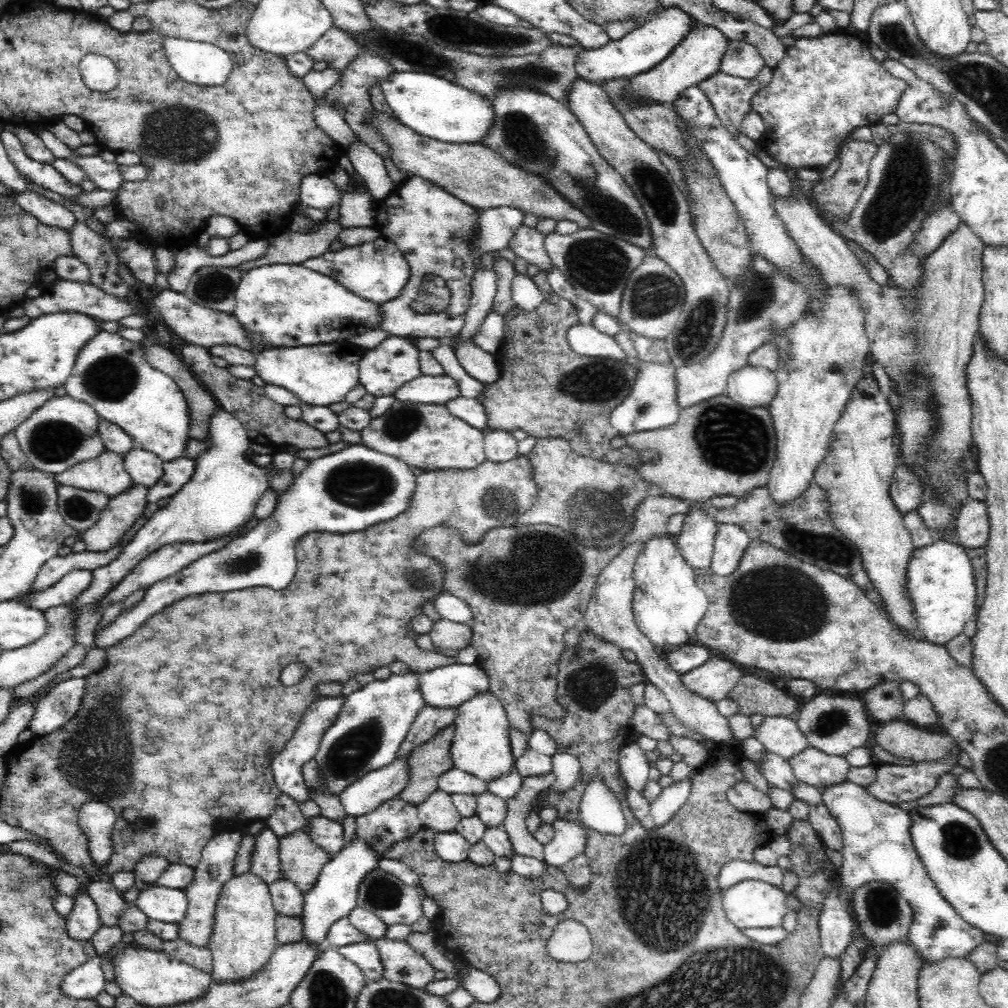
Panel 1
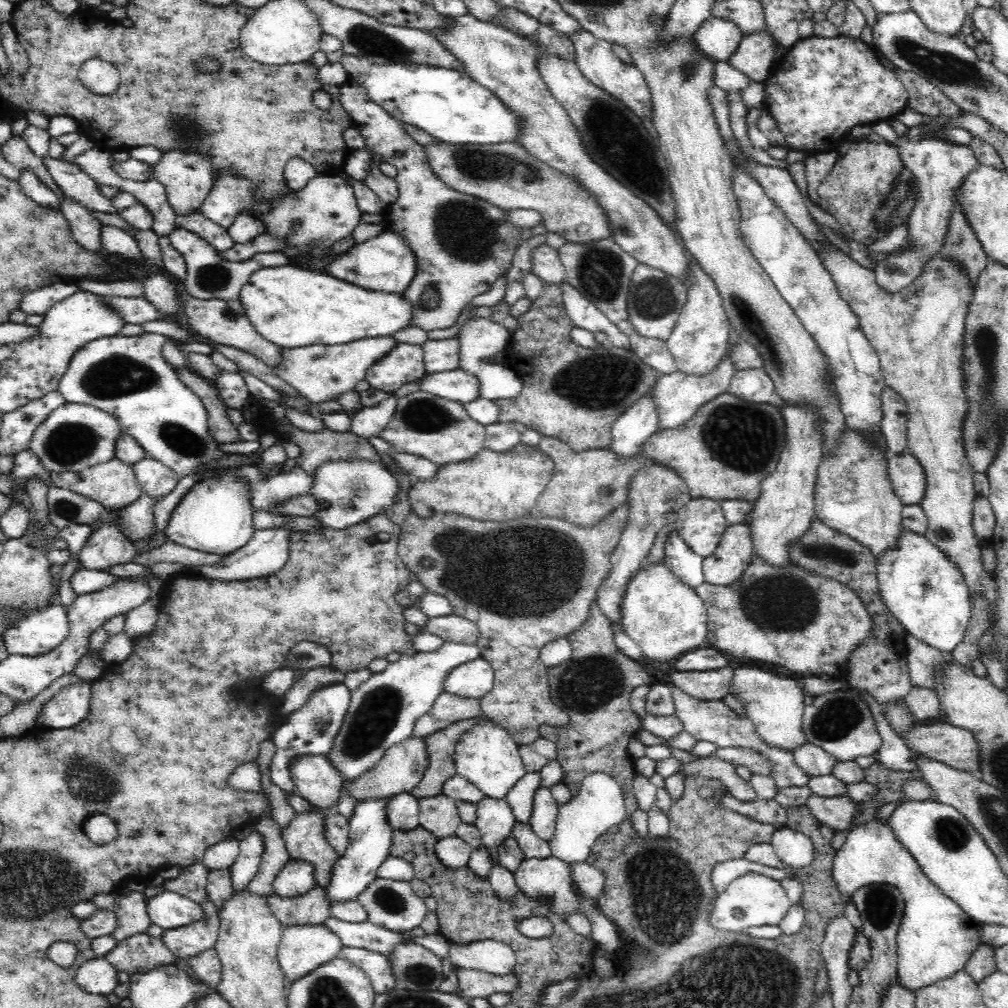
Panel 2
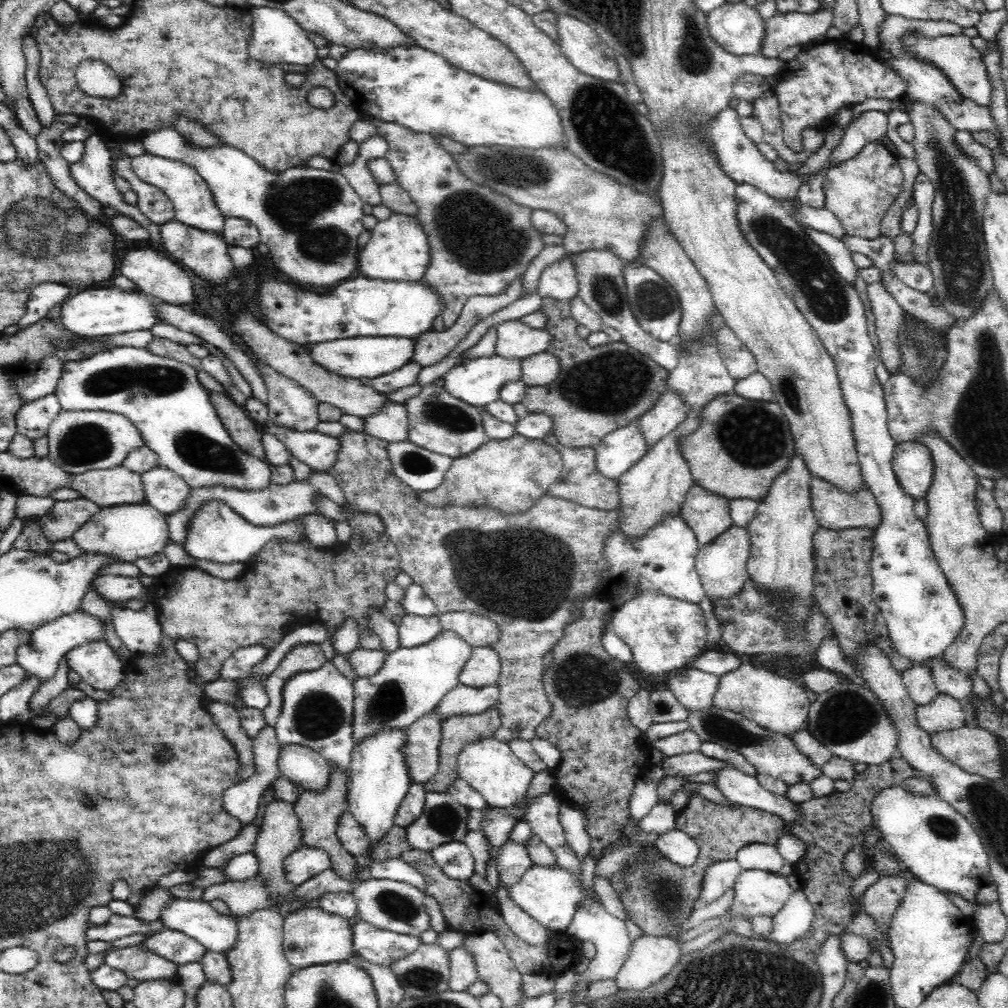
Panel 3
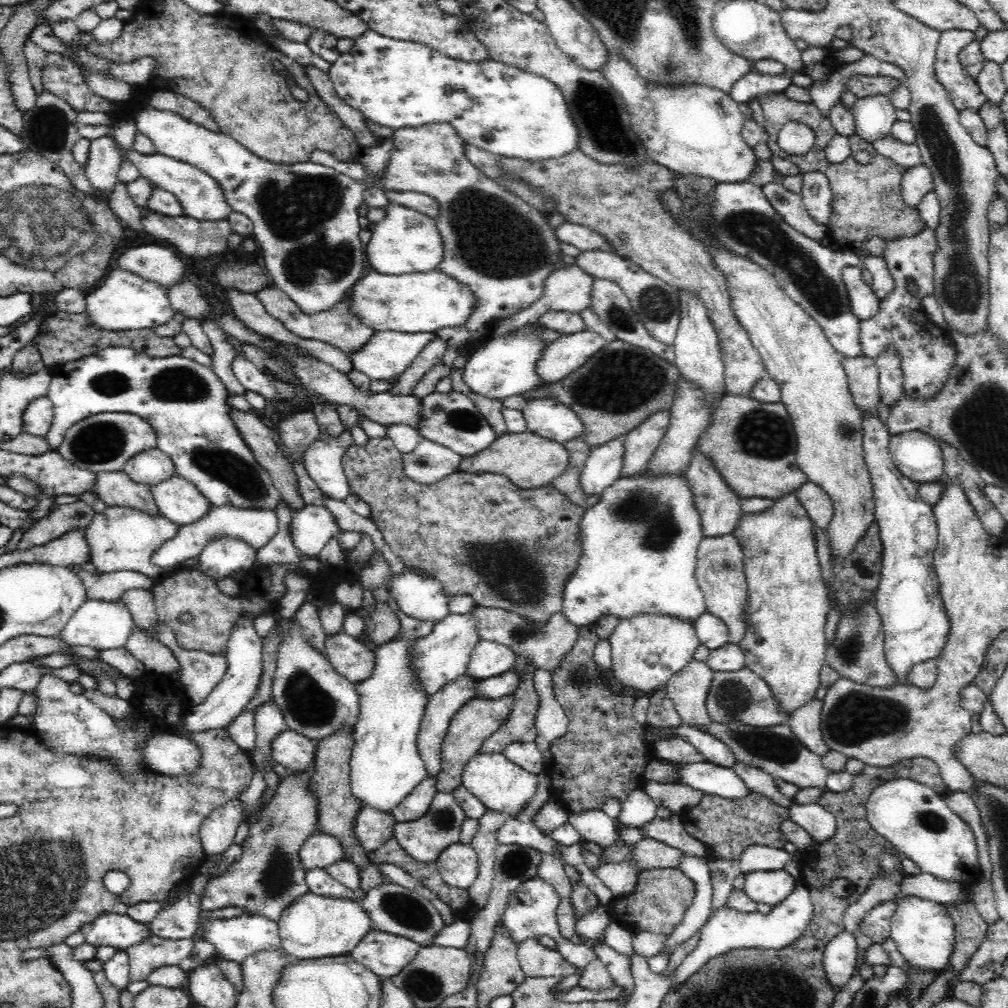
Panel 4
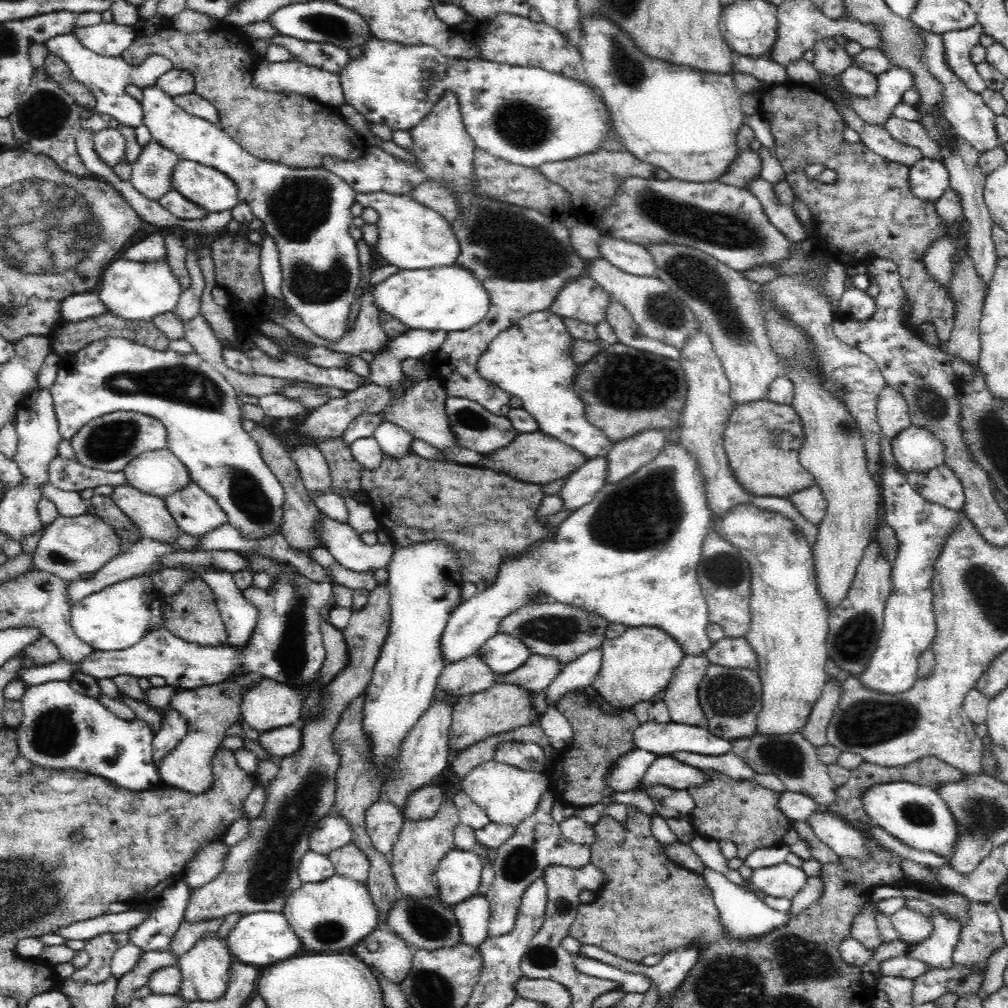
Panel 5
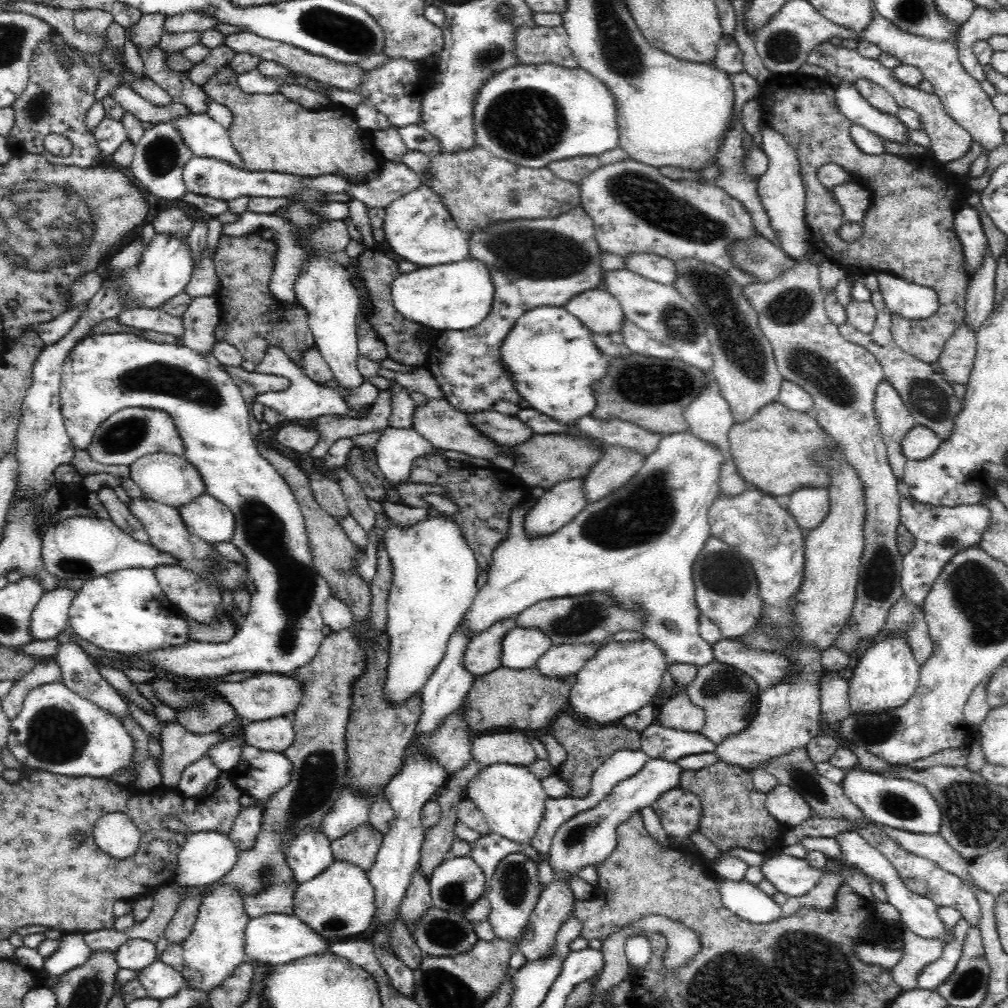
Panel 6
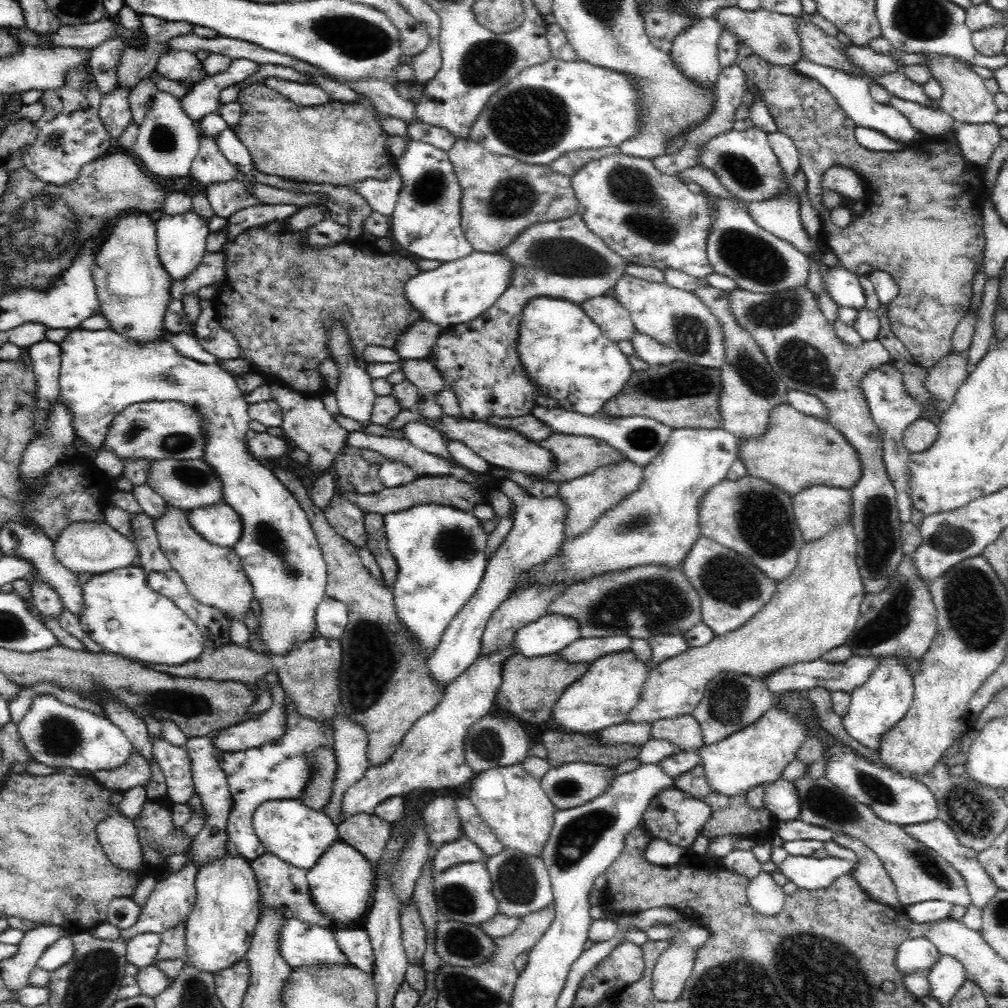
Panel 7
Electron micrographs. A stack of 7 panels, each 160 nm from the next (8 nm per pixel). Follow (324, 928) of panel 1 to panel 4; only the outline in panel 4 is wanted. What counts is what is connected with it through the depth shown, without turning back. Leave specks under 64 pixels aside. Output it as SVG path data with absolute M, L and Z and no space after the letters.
M399 631L392 640L376 648L375 668L372 675L355 684L359 695L359 716L353 729L354 746L351 749L351 773L350 787L353 796L359 799L365 807L371 807L379 811L391 812L401 801L412 793L427 776L425 762L418 752L417 738L422 724L424 711L430 696L423 691L418 676L412 671L412 665L408 663L411 649L414 648L419 636L409 638Z

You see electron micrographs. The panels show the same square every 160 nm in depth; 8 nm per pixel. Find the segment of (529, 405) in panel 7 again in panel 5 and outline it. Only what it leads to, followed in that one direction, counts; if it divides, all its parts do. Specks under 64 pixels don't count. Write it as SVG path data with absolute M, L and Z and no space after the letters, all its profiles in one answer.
M445 91L429 114L421 120L421 123L409 131L414 138L414 144L407 150L415 156L414 162L411 162L410 165L405 161L399 161L377 146L369 145L365 148L363 155L354 162L326 157L323 167L335 176L342 177L345 184L348 184L355 194L382 192L390 195L408 195L426 181L434 181L443 184L455 195L459 207L459 217L451 222L451 228L458 239L460 249L455 264L473 272L474 276L486 287L490 297L490 308L482 322L478 322L472 328L465 331L447 332L444 342L432 356L430 367L433 374L442 380L442 386L447 396L462 397L480 404L496 416L507 416L511 409L512 395L479 376L477 369L479 356L486 352L491 340L494 340L498 333L510 328L518 320L531 313L548 310L555 297L558 296L559 289L567 281L587 274L587 261L574 251L574 247L570 243L569 228L557 220L557 217L543 216L536 210L527 210L512 204L505 204L502 201L494 201L485 194L477 193L477 182L473 178L473 158L477 146L466 130L457 96L452 91Z

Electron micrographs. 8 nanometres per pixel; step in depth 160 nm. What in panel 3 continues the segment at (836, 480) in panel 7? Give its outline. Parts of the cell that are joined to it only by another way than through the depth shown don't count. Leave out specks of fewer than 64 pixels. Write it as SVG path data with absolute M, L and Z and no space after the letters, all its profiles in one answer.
M720 395L702 411L699 427L679 441L683 459L689 464L694 482L707 491L729 500L747 498L760 501L775 477L796 455L788 419L776 402Z

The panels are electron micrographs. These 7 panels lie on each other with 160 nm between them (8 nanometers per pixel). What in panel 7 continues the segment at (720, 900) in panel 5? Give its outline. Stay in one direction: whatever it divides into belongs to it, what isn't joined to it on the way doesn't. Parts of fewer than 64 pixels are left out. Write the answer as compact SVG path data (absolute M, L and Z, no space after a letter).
M762 871L751 879L747 888L747 897L751 905L764 916L772 916L782 910L784 900L788 897L783 886L778 885L770 872Z

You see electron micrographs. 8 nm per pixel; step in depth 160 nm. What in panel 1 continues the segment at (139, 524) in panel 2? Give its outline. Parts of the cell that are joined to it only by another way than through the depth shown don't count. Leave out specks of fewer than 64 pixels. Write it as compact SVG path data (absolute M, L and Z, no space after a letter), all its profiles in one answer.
M178 458L178 460L174 460L174 462L164 463L163 469L165 473L162 475L162 478L160 478L154 486L146 490L146 504L157 503L160 498L164 498L164 496L172 497L182 486L190 482L195 471L195 461L192 461L190 458Z

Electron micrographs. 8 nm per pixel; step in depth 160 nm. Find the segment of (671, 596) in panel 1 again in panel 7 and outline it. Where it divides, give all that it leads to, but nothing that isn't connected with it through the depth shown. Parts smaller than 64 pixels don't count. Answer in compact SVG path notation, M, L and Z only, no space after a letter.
M631 650L598 657L598 660L591 662L586 674L570 684L558 698L546 722L554 724L555 728L565 729L566 732L582 732L583 735L624 723L641 696L649 670L650 666L637 660Z

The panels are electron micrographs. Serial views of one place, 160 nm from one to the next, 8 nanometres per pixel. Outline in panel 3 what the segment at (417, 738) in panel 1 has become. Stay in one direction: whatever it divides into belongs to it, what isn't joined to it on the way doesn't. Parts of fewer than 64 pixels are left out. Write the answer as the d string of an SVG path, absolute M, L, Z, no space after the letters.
M498 682L485 688L466 687L466 685L458 684L437 705L437 712L440 712L442 719L457 715L474 715L495 707L498 698Z

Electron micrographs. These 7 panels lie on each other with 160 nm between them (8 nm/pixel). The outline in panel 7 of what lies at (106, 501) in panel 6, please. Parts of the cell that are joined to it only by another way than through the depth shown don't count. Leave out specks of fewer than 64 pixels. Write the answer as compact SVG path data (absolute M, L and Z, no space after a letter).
M138 513L131 518L131 534L139 552L141 568L148 572L168 572L171 562L161 549L152 517Z

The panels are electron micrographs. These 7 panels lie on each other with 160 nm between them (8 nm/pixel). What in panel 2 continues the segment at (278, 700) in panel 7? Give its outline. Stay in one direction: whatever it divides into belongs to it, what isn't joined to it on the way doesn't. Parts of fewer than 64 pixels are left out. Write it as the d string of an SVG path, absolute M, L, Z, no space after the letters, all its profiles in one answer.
M302 754L292 760L290 776L296 793L311 807L331 811L341 797L342 775L323 754Z

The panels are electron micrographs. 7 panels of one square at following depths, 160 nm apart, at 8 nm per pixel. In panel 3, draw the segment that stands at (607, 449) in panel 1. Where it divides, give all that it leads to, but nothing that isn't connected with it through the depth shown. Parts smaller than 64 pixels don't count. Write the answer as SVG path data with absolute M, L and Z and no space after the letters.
M546 297L540 308L548 316L546 330L554 336L552 345L547 349L552 355L556 355L561 363L558 376L550 384L526 387L521 409L523 413L548 415L551 418L551 434L559 440L560 444L568 448L593 447L597 445L608 433L623 425L636 422L648 412L658 397L668 388L667 378L669 371L662 368L649 356L630 348L624 341L608 341L602 346L592 348L586 339L576 335L577 323L574 321L568 301L559 301Z

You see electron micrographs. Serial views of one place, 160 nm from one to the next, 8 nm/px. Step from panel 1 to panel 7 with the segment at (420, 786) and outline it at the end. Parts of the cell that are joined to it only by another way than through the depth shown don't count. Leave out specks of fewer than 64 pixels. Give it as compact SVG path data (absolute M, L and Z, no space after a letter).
M558 653L526 659L515 654L503 662L503 682L496 696L494 710L530 723L544 723L549 720L550 710L558 698L590 668L591 663L567 663Z

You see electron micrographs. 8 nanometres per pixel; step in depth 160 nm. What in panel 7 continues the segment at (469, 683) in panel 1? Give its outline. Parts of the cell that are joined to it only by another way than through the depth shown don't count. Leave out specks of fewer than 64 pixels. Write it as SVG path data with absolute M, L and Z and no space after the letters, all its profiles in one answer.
M547 614L530 624L523 626L513 640L516 654L522 655L526 659L547 656L551 653L560 653L562 649L581 637L579 634L579 624L574 619L560 614Z

